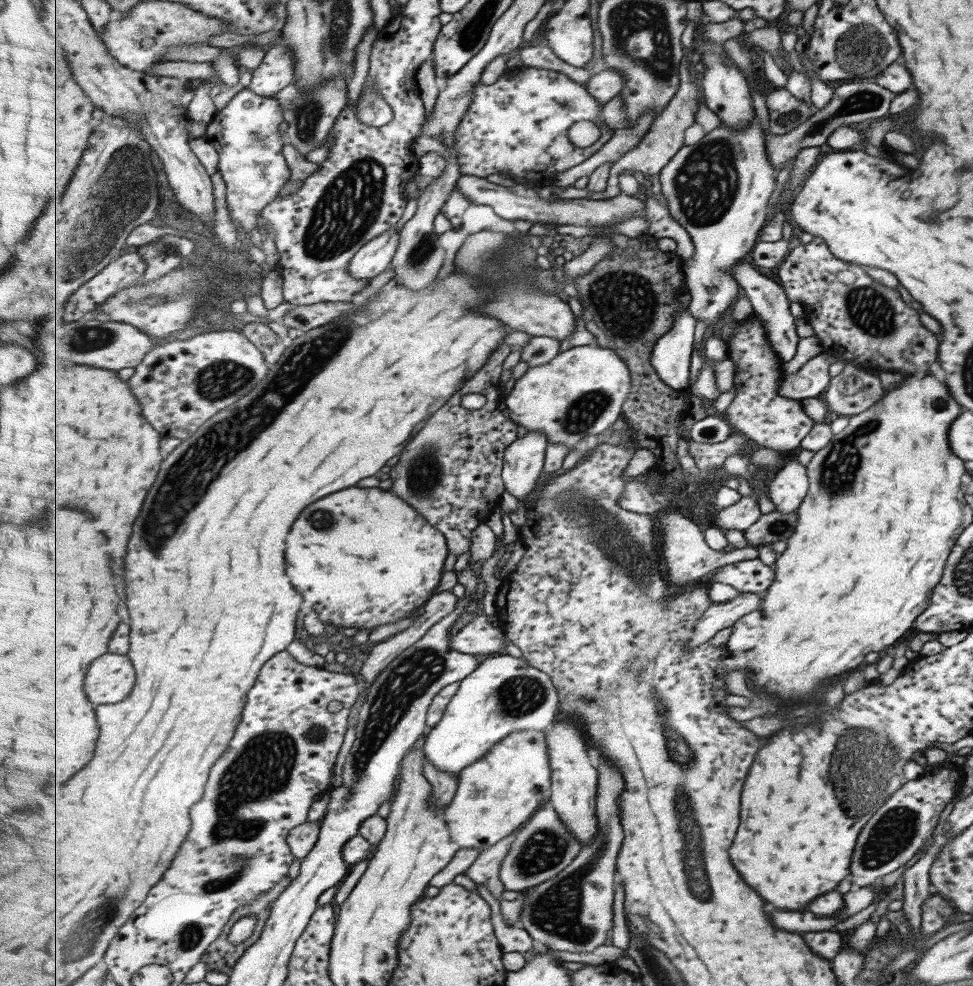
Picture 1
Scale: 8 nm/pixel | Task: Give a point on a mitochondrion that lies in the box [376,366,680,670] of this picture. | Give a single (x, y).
(612, 537)

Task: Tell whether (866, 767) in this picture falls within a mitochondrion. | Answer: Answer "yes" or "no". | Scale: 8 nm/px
yes

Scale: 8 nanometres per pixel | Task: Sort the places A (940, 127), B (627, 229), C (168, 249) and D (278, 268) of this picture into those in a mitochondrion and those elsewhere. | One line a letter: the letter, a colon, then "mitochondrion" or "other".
A: other
B: other
C: mitochondrion
D: other

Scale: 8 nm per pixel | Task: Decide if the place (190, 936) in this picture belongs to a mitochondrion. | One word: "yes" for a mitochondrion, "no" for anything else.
yes

